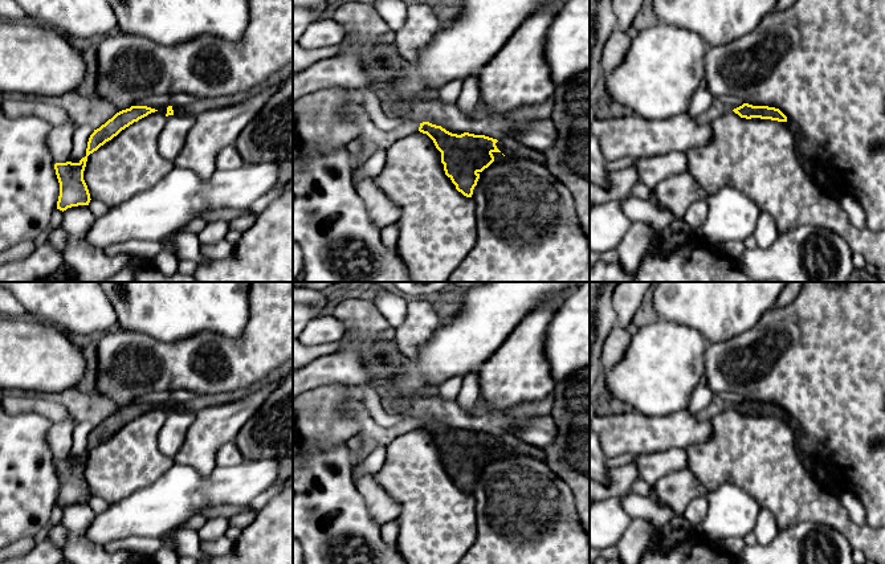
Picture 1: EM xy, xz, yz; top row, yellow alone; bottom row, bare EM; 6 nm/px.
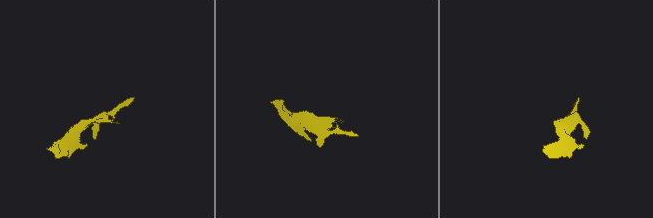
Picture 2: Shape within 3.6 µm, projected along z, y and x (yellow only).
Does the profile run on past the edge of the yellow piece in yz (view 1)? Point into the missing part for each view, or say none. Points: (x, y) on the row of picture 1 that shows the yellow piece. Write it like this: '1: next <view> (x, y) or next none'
1: next none

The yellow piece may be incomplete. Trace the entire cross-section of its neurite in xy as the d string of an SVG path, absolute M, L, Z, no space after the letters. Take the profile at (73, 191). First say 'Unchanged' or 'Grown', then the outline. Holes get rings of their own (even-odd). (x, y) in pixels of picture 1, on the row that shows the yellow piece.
Unchanged. M131 106L130 109L117 113L90 135L85 158L82 158L78 163L56 163L54 169L60 183L57 209L64 212L72 207L89 205L91 199L83 180L87 156L130 124L155 111L158 110L147 106Z

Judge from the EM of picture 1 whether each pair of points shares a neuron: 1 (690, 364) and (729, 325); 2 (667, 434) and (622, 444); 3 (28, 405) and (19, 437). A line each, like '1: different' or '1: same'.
1: different
2: same
3: different

